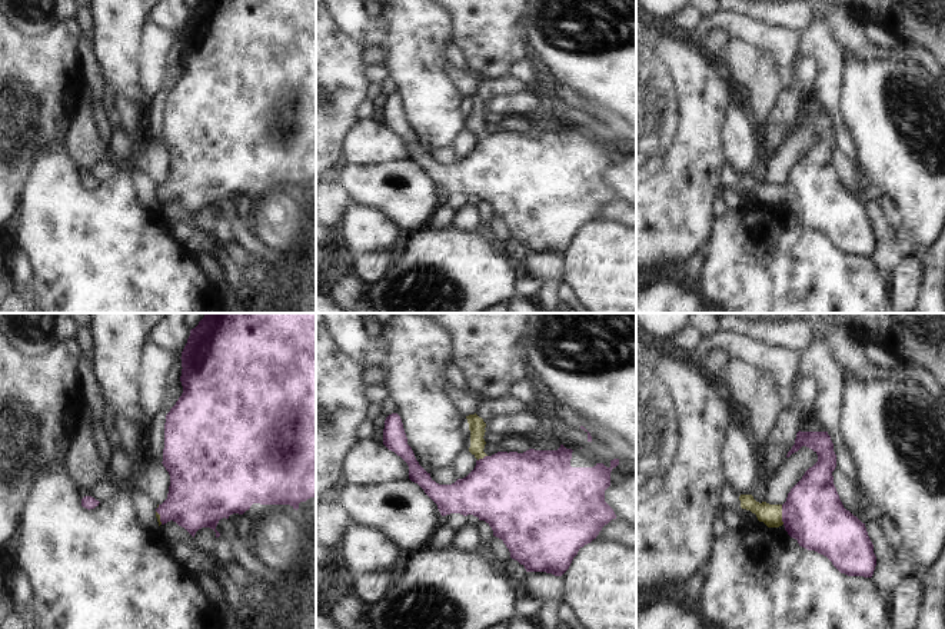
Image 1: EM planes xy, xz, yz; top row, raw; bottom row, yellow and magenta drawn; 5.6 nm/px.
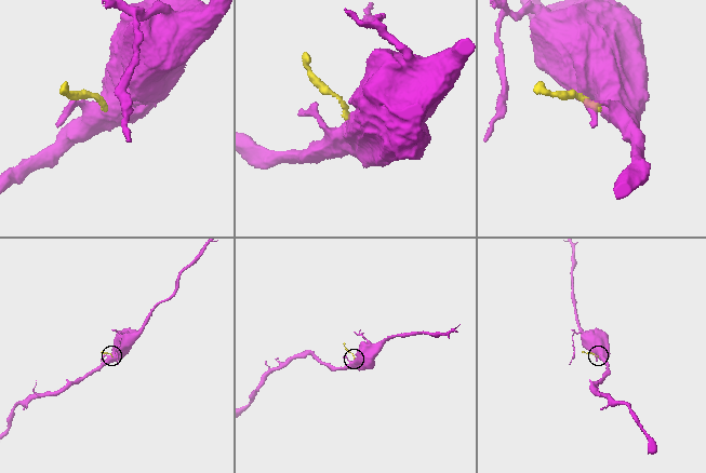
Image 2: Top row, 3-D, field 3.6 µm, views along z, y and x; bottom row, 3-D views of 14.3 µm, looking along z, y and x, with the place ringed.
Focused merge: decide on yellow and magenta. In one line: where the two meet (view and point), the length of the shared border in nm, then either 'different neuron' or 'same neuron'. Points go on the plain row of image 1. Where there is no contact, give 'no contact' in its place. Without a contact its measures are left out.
yz (781, 195) | 110 nm | same neuron

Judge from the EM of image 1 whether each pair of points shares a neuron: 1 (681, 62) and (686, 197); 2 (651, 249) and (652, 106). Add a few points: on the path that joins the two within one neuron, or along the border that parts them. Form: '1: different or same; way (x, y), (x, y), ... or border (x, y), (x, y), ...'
1: same; way (682, 96), (682, 163)
2: same; way (651, 213), (651, 142)

